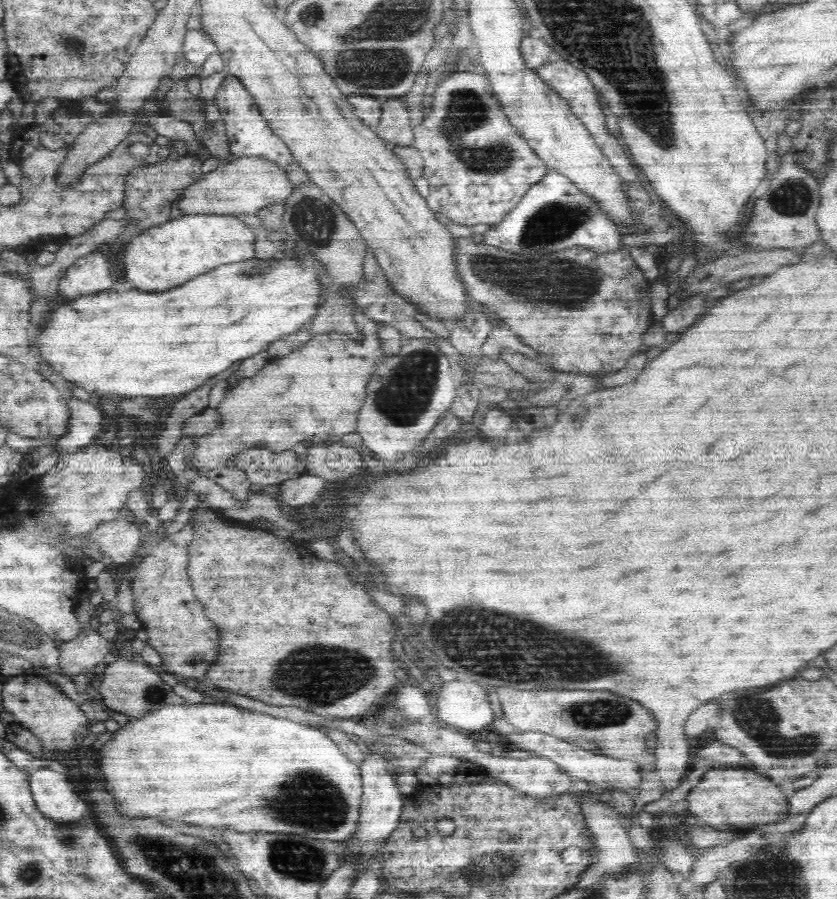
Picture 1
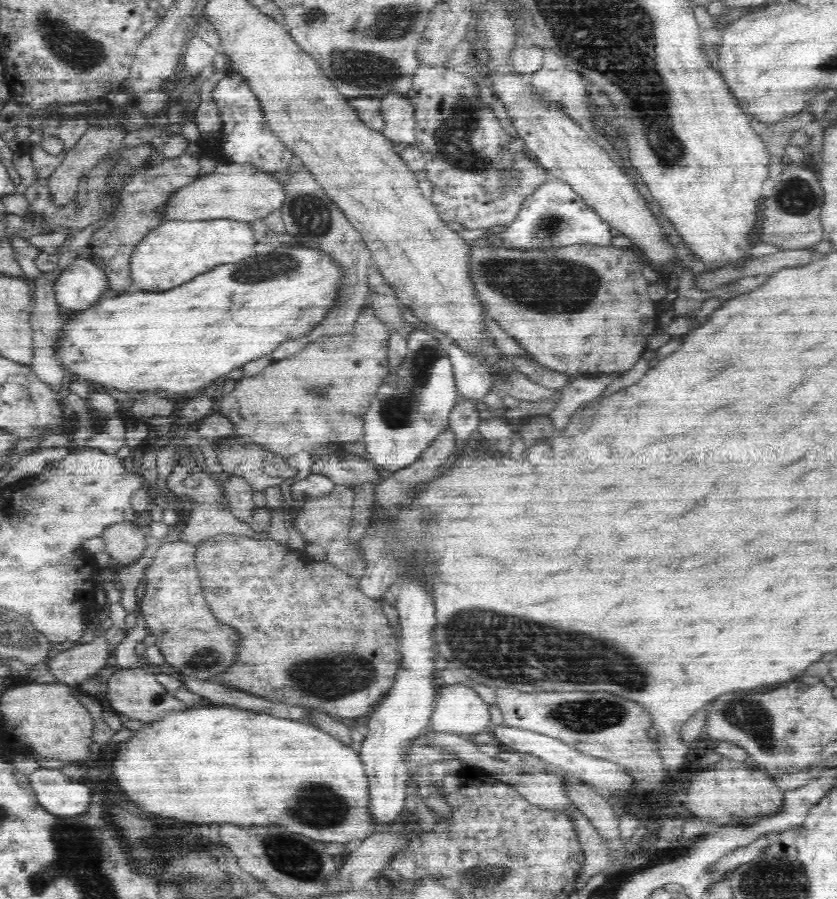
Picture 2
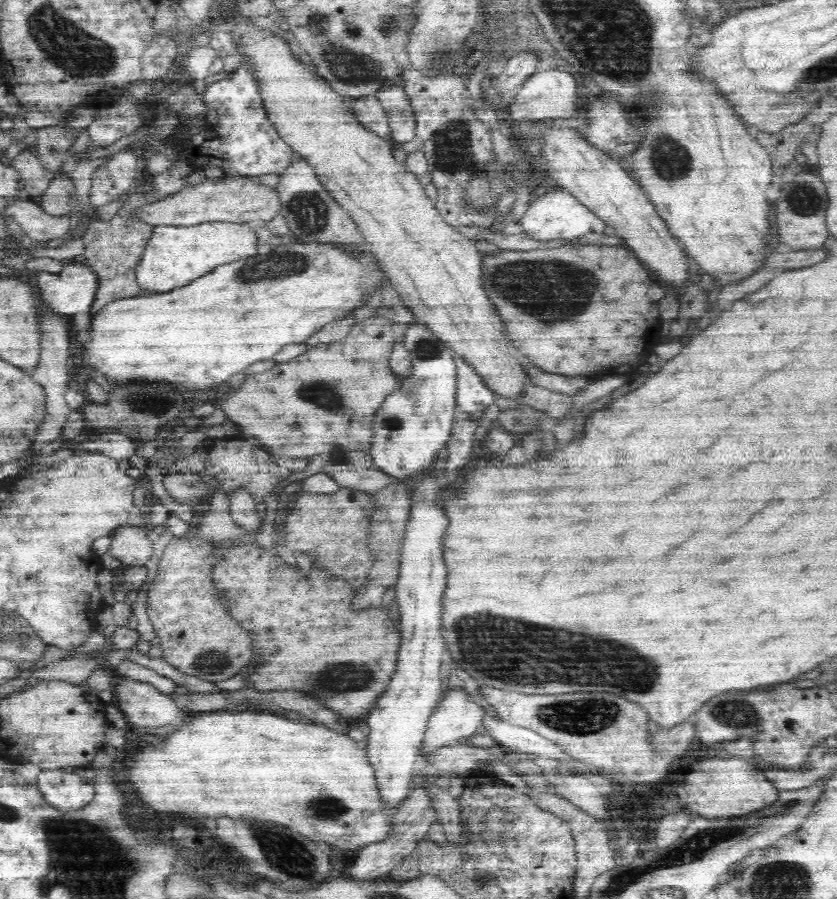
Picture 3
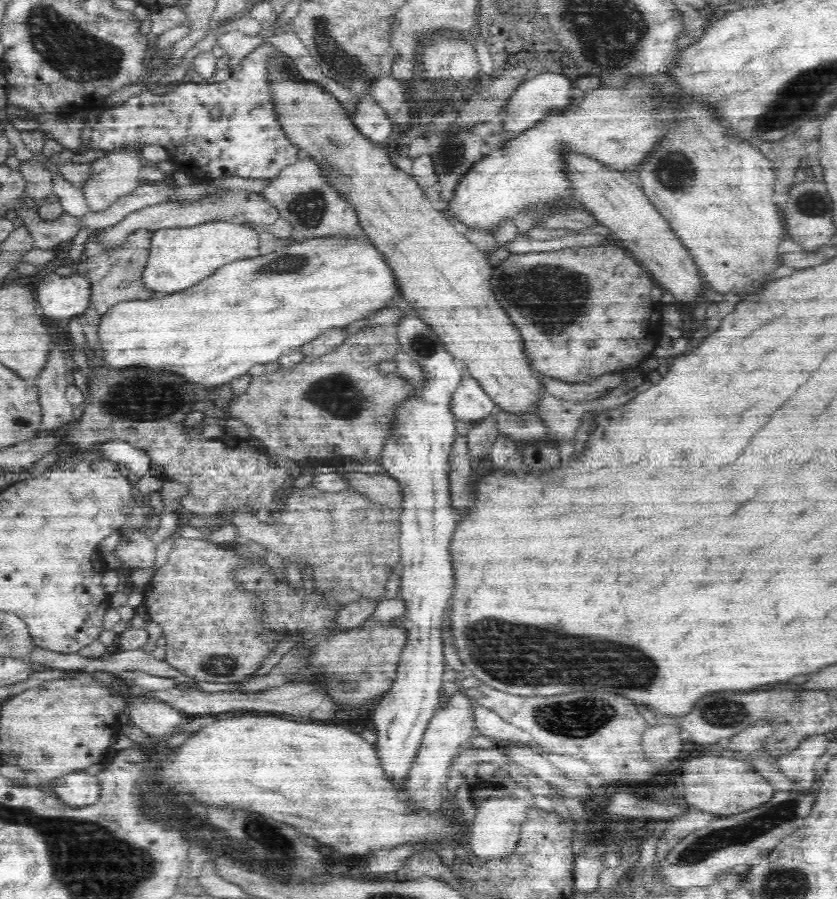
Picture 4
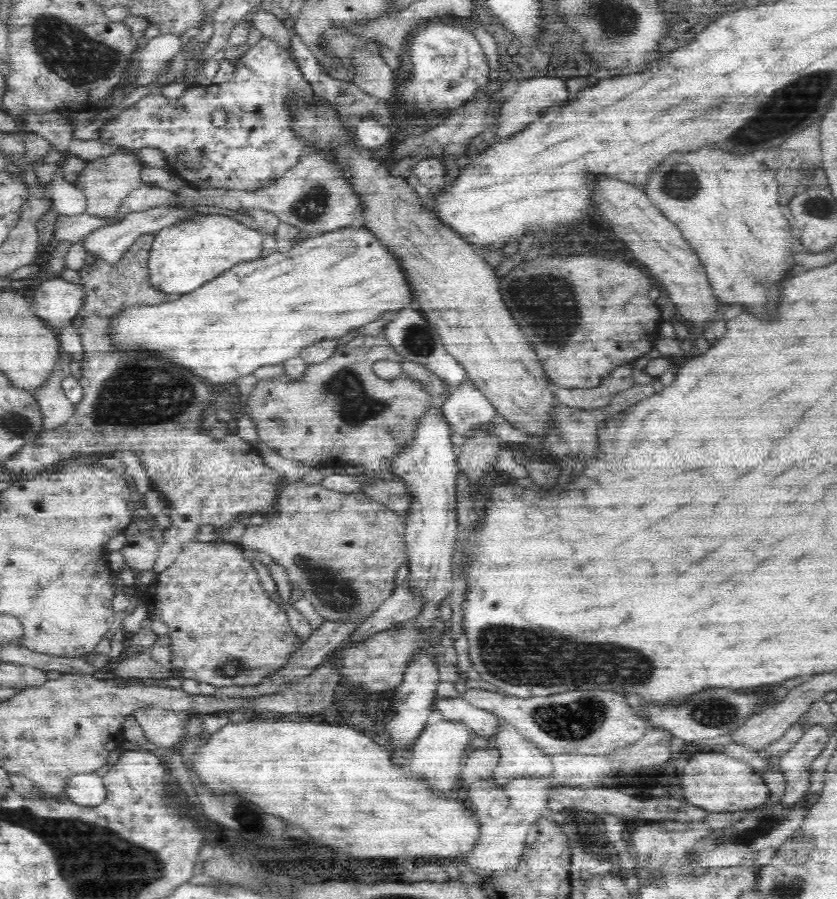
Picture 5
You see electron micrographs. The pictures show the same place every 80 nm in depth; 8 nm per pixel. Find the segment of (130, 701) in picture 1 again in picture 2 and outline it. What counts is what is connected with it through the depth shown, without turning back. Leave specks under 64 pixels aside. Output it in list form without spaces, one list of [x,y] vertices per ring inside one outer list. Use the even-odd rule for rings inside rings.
[[[149,665],[130,666],[130,668],[120,668],[119,666],[108,678],[106,693],[103,697],[109,702],[110,707],[116,714],[128,717],[137,721],[154,721],[164,710],[186,709],[186,704],[178,700],[174,693],[166,690],[156,679],[156,669]]]

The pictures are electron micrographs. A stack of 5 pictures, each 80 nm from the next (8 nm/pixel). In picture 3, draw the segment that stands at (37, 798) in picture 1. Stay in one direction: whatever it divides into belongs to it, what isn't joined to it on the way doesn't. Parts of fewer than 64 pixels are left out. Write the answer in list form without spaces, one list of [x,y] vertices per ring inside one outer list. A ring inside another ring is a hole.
[[[60,768],[40,770],[35,787],[44,797],[44,803],[62,813],[85,807],[94,796],[93,781]]]

